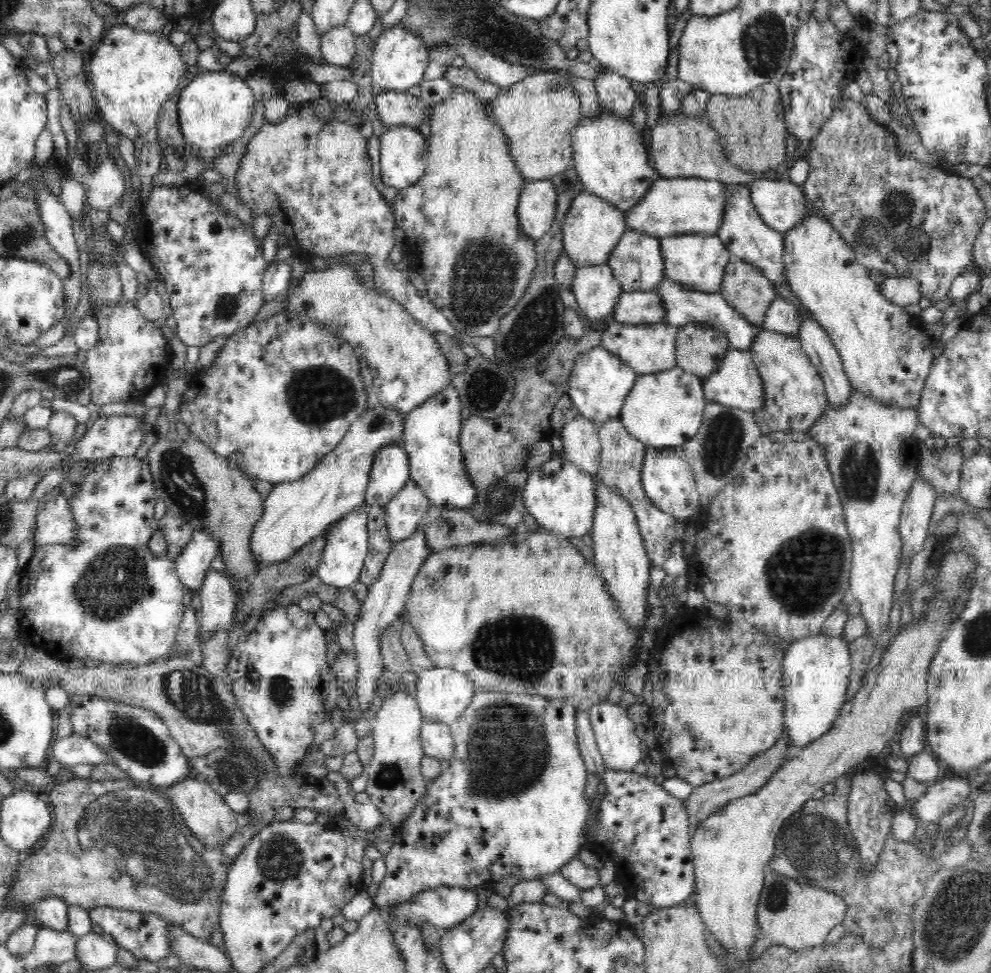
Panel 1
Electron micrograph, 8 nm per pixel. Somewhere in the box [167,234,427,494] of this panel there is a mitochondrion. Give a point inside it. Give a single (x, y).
(318, 394)

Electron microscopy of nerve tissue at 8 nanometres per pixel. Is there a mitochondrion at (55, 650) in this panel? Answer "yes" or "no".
no

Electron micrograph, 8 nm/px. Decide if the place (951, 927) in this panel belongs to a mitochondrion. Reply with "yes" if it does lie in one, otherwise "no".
yes

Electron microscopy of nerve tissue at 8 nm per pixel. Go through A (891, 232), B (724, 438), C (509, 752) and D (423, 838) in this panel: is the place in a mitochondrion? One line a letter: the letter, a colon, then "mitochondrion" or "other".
A: mitochondrion
B: mitochondrion
C: mitochondrion
D: other

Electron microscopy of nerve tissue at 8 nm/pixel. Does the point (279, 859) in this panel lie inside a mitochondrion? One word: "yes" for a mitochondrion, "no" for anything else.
yes

